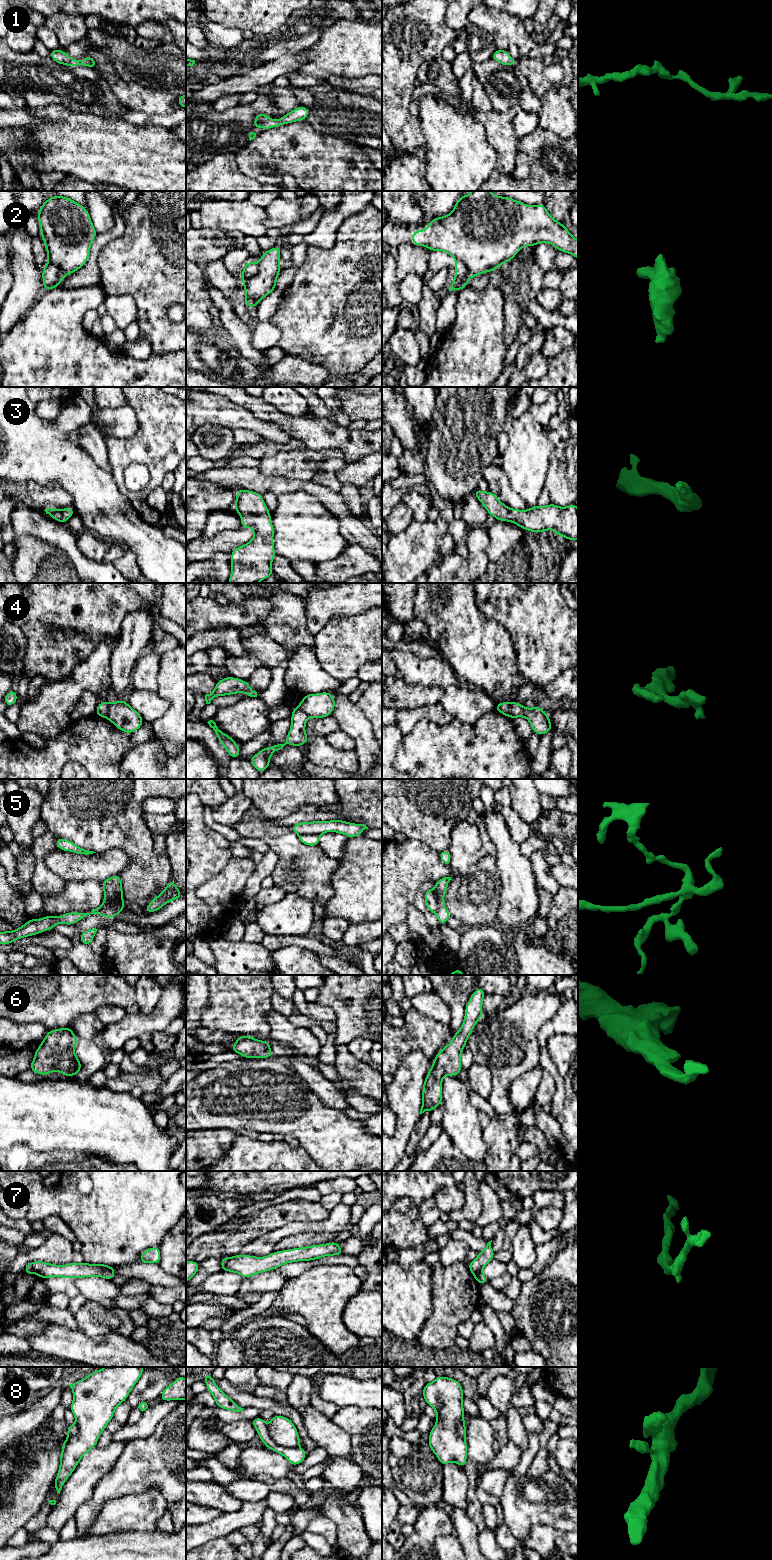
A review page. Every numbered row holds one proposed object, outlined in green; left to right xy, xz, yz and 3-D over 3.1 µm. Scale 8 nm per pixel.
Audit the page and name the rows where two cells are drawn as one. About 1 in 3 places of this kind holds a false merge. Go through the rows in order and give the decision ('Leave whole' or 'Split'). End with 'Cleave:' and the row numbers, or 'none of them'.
1: Leave whole
2: Split
3: Leave whole
4: Split
5: Split
6: Leave whole
7: Split
8: Split
Cleave: 2, 4, 5, 7, 8

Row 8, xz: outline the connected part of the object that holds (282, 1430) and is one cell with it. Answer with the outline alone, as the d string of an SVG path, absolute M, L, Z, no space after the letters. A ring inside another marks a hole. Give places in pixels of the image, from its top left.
M274 1415L268 1431L275 1443L287 1448L299 1448L300 1437L294 1423L287 1417Z

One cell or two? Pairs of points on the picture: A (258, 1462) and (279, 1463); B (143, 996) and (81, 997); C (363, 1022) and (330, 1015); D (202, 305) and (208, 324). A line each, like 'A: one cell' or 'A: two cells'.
A: one cell
B: two cells
C: two cells
D: one cell

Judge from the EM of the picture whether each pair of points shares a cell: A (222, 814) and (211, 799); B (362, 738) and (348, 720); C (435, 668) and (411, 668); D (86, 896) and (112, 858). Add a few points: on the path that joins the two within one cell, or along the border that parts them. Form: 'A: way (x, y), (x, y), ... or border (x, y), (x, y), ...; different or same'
A: border (228, 798), (218, 806); different
B: way (362, 734), (352, 724); same
C: way (429, 669), (417, 669); same
D: border (72, 881), (97, 880), (100, 883); different

